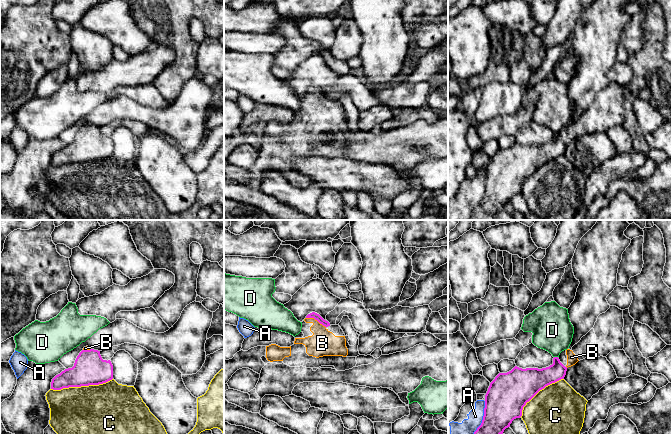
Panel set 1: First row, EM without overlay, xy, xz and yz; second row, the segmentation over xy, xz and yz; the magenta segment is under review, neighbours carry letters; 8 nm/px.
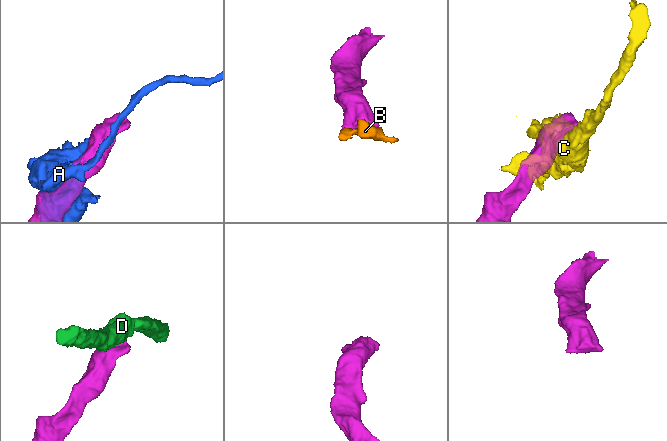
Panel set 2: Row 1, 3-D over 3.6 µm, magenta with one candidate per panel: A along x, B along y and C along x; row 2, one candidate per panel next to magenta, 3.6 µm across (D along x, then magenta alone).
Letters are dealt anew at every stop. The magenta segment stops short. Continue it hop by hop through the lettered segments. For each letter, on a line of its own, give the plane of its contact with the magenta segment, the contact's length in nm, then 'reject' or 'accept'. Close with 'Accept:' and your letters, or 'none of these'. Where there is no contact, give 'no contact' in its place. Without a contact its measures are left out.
A: yz | 280 nm | reject
B: xz | 180 nm | accept
C: xy | 500 nm | reject
D: yz | 30 nm | reject
Accept: B

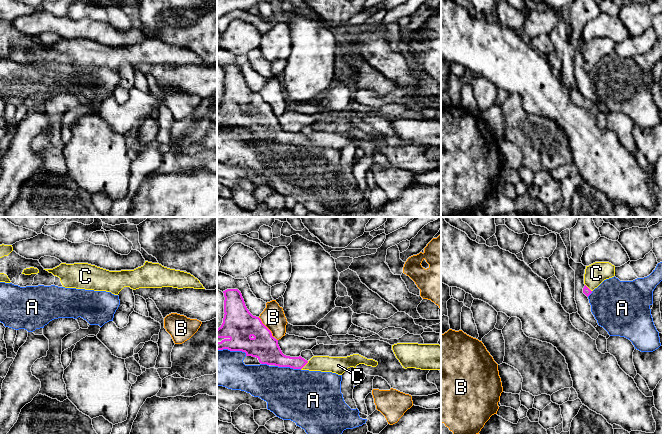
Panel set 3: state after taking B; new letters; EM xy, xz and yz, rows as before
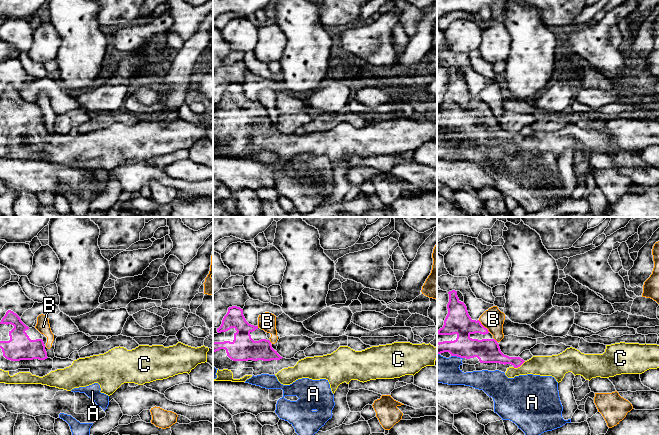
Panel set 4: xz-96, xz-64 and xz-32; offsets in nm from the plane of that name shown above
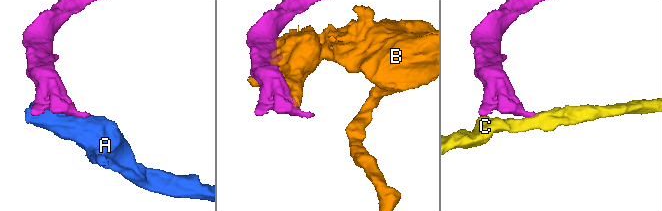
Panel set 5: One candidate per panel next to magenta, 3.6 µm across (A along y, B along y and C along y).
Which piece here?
A: xz | 180 nm | reject
B: xz | 200 nm | reject
C: xz | 90 nm | accept
Accept: C

